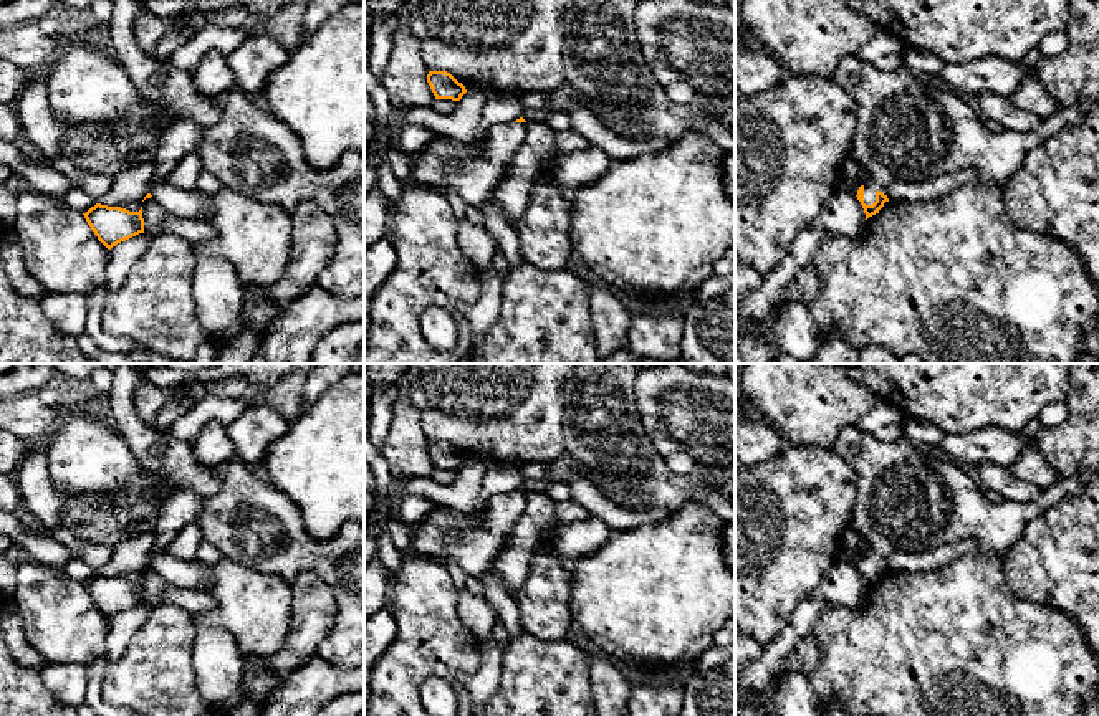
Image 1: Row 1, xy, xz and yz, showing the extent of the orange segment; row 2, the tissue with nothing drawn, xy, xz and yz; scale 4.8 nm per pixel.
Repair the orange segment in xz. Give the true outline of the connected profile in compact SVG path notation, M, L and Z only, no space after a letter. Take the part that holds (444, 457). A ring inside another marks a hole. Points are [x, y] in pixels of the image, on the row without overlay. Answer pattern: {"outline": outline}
{"outline": "M429 442L427 453L435 470L460 471L467 463L465 456L447 442Z"}

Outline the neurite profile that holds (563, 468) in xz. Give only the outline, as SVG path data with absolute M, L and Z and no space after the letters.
M568 453L548 463L548 476L545 480L523 480L523 489L531 493L548 494L551 481L568 483L576 473L583 473L588 480L597 484L597 475L586 465L576 461Z

